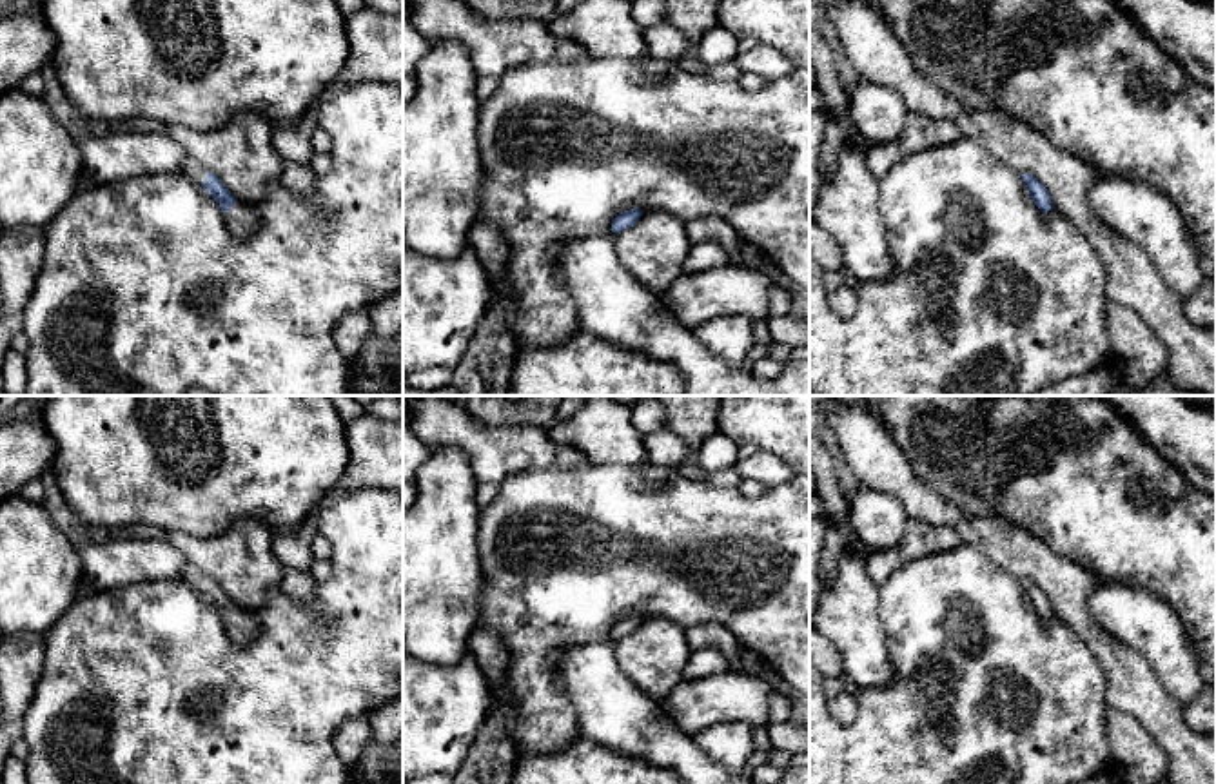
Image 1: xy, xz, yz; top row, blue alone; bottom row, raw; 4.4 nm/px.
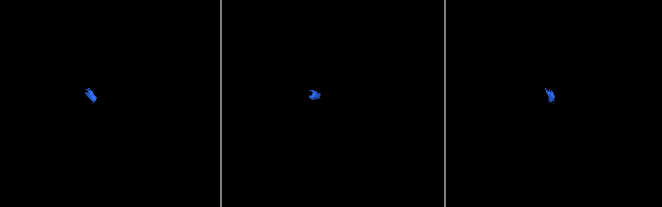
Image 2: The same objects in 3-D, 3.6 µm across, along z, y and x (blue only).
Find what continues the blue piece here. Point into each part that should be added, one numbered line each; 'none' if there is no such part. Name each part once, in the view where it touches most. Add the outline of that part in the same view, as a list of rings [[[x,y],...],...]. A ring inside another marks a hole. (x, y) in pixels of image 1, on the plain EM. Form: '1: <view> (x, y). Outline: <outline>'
1: xy (193, 576). Outline: [[[192,564],[183,566],[183,579],[187,584],[191,584],[194,590],[201,592],[205,583],[211,579],[207,573],[203,573],[200,568]]]
2: xy (240, 627). Outline: [[[236,608],[232,615],[223,621],[223,624],[229,639],[236,644],[249,642],[260,632],[258,621],[241,608]]]

